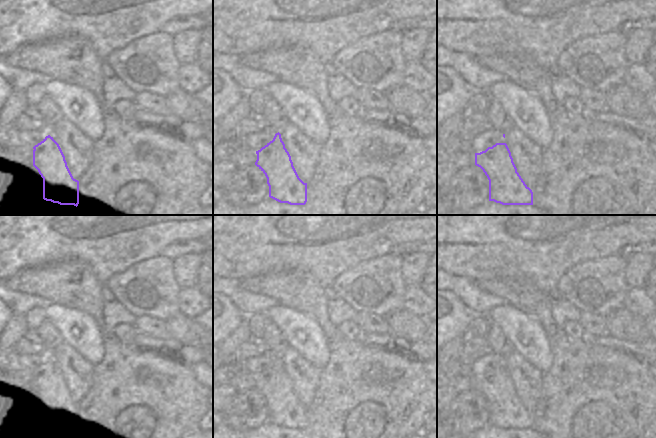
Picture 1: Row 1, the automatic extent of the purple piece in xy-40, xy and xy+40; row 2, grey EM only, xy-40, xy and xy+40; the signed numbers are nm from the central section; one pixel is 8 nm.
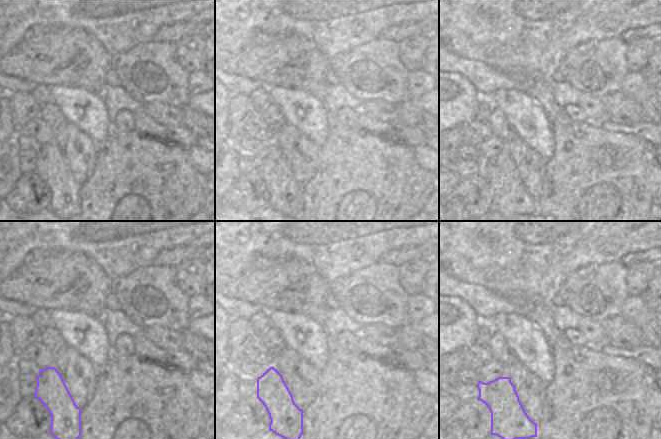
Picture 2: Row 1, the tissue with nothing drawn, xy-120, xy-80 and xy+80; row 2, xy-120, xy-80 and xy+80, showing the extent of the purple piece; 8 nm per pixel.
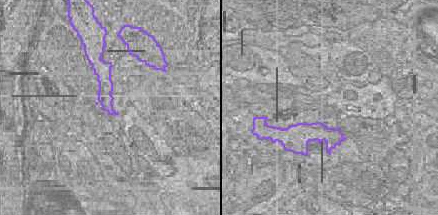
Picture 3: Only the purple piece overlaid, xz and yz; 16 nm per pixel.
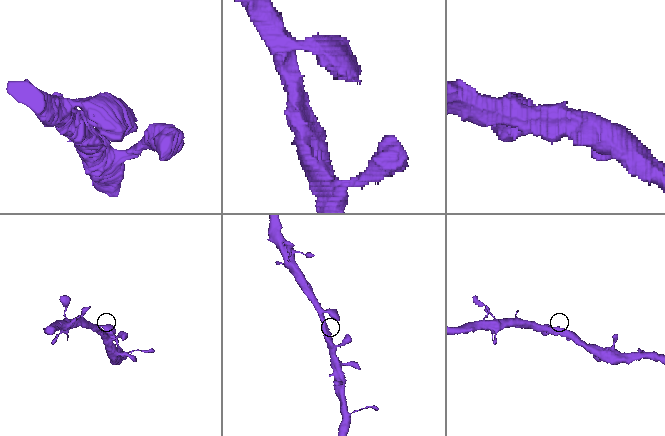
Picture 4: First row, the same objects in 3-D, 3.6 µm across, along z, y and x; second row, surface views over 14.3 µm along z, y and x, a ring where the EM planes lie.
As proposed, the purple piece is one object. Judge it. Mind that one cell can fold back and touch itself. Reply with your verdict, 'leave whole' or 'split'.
leave whole

